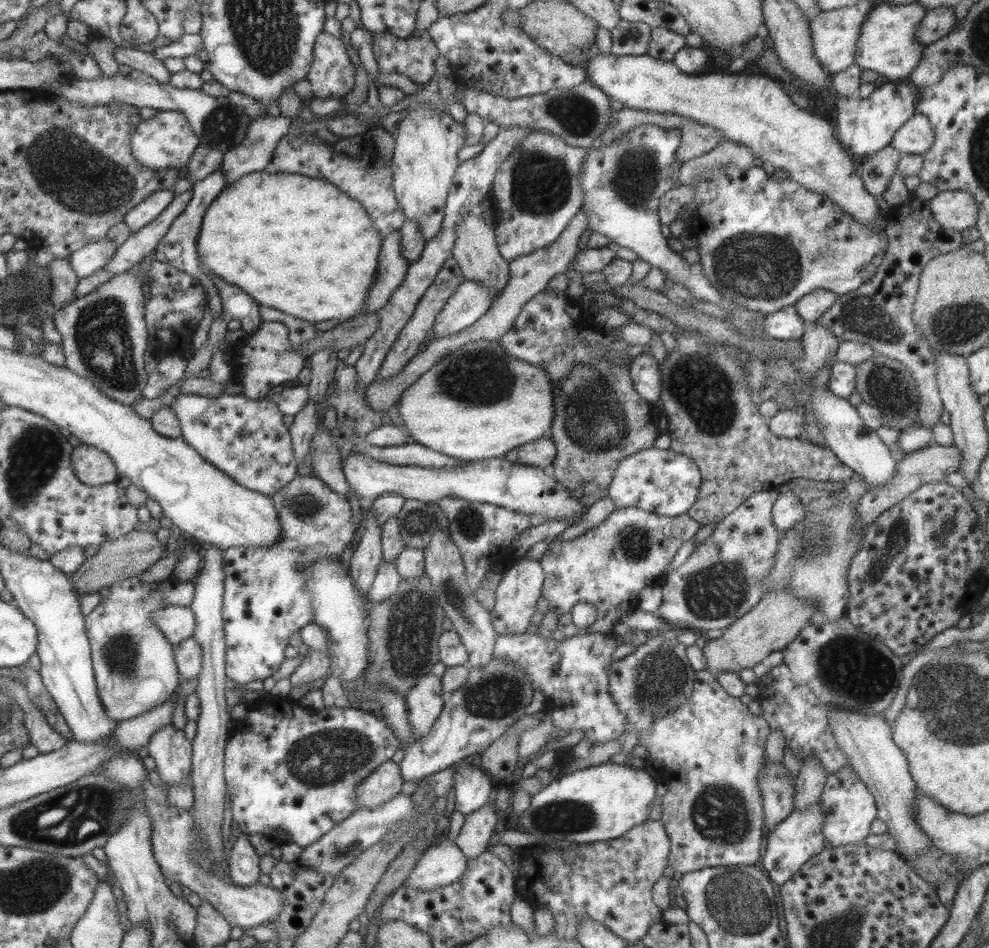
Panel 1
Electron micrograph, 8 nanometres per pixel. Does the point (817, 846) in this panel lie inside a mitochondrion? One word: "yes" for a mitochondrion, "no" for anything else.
no

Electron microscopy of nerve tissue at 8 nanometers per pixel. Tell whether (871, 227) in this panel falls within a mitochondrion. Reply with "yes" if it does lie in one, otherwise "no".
no

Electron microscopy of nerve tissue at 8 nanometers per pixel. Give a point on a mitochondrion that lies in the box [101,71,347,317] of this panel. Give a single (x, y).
(223, 124)

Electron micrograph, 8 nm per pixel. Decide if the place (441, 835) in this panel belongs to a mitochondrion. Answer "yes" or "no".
no

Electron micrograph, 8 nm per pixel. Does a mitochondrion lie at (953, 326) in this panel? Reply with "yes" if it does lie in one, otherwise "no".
yes

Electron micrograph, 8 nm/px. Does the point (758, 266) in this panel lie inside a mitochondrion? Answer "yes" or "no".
yes

